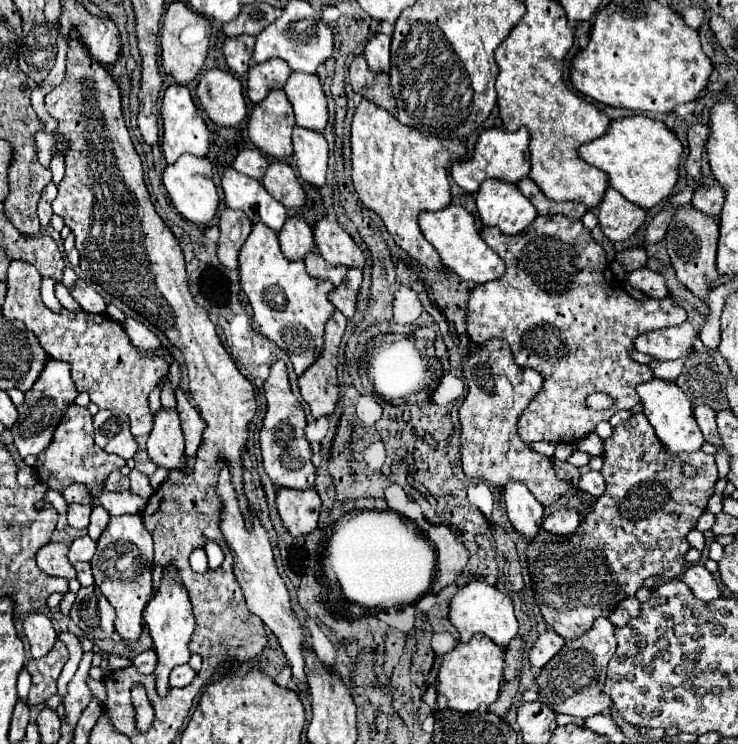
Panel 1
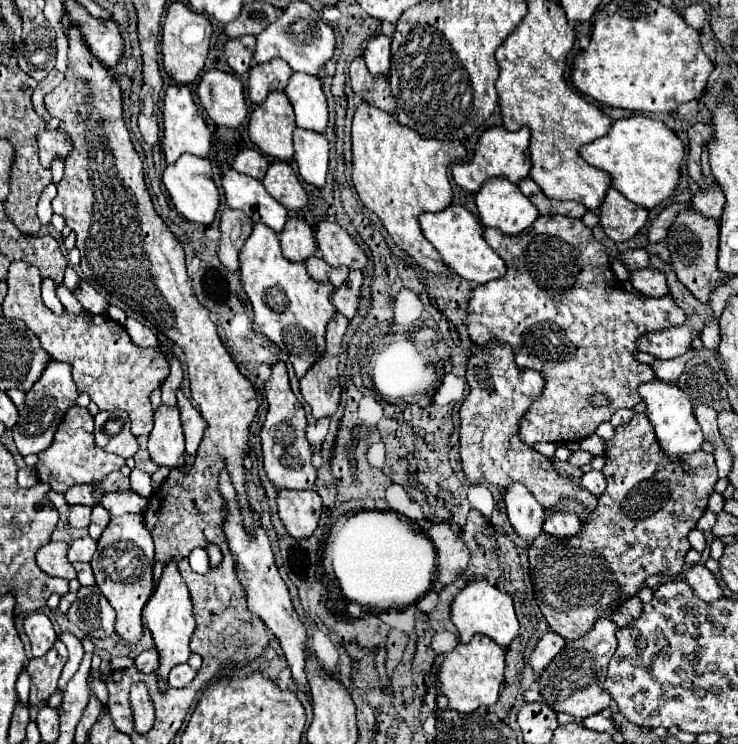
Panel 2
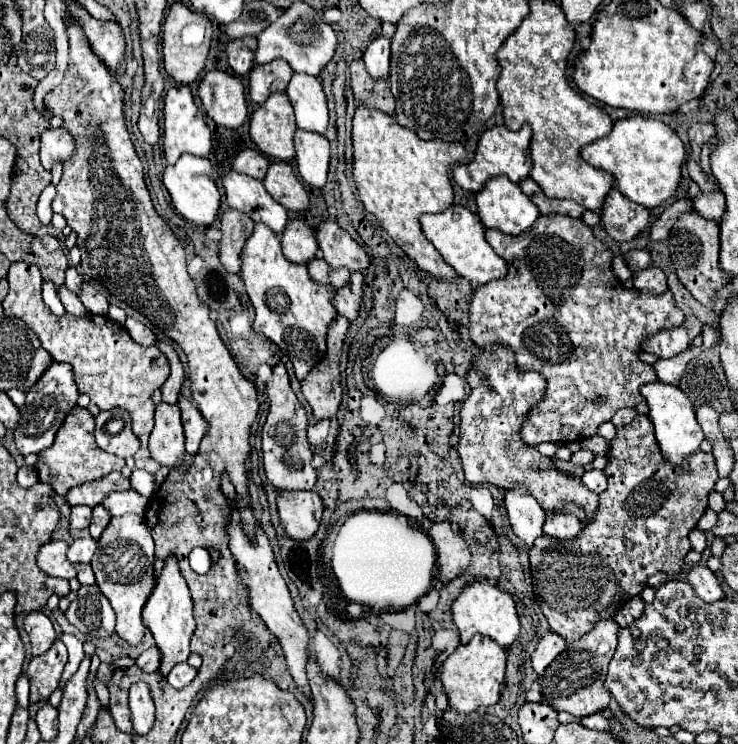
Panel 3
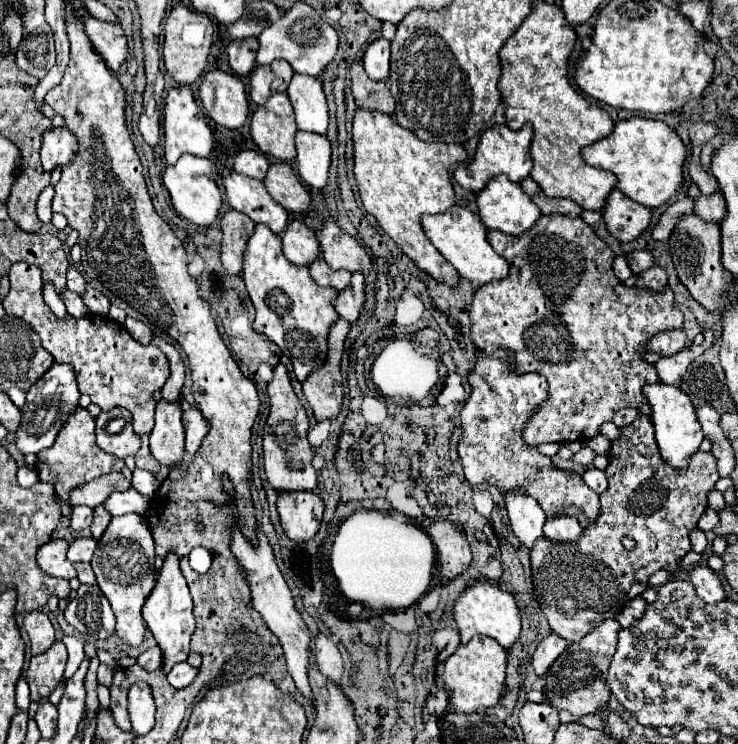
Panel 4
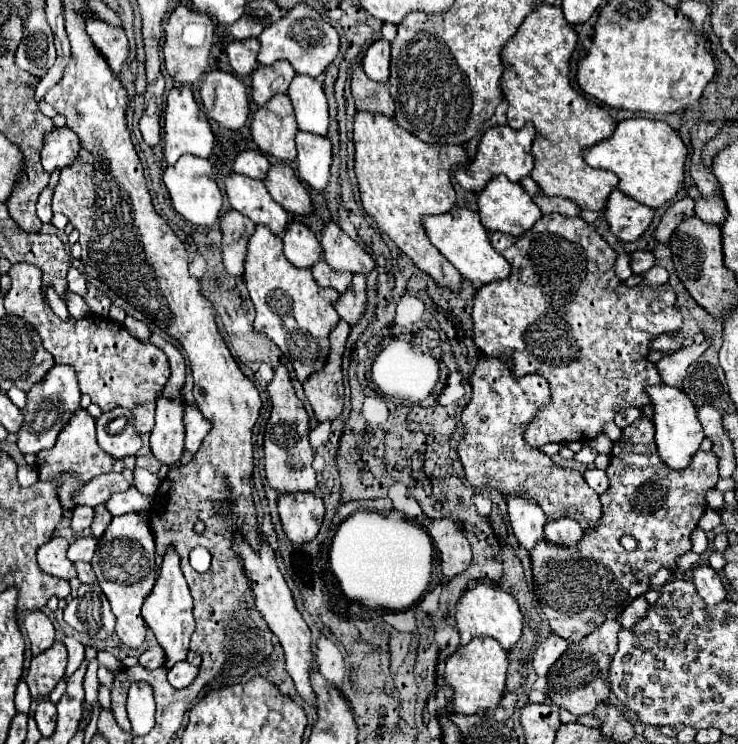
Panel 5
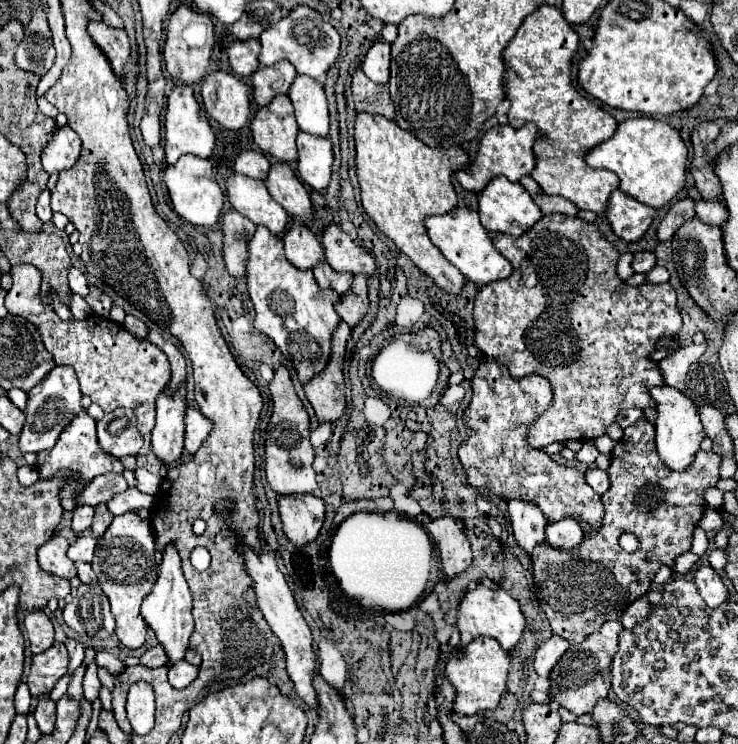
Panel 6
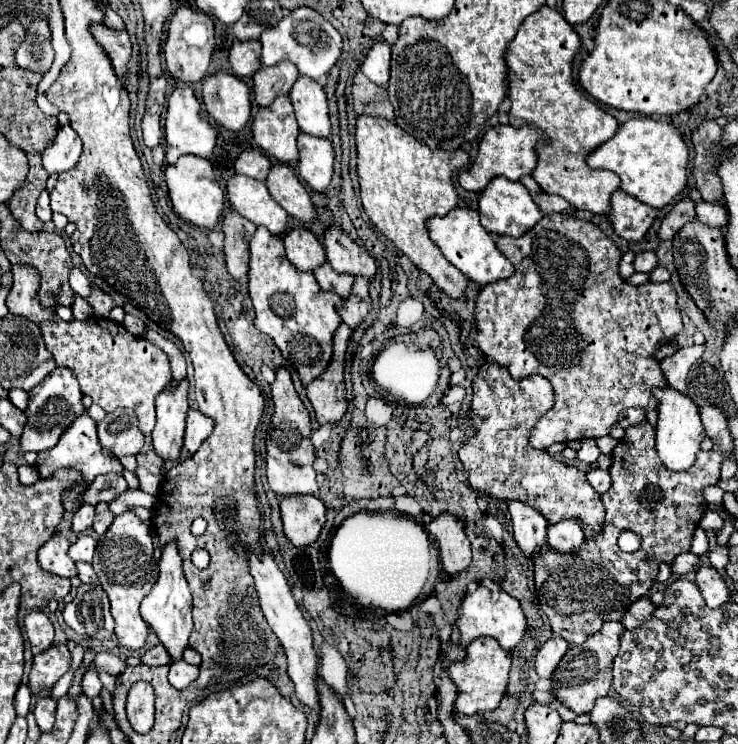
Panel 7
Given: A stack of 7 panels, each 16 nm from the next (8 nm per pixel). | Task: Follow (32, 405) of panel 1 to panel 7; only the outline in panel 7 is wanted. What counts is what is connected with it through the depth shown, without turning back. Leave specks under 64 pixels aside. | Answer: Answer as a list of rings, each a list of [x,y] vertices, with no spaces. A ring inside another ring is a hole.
[[[56,368],[52,372],[52,376],[48,376],[48,380],[44,380],[44,384],[38,384],[30,392],[30,402],[24,412],[28,416],[28,430],[24,430],[24,436],[20,436],[20,448],[24,452],[28,452],[28,450],[42,452],[42,450],[54,448],[58,444],[60,436],[72,424],[72,420],[76,420],[84,412],[86,412],[86,408],[82,406],[82,392],[78,388],[76,378],[72,376],[72,370]]]

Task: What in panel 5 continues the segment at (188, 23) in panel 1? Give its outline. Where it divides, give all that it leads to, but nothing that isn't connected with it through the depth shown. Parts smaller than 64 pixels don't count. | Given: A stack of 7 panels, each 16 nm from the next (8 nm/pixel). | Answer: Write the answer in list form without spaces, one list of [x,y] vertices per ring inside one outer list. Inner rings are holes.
[[[178,6],[170,14],[164,32],[166,32],[166,40],[162,52],[164,52],[164,64],[168,74],[182,84],[198,82],[208,68],[208,56],[214,44],[214,24],[210,16],[204,16],[202,12],[194,12],[186,6]]]

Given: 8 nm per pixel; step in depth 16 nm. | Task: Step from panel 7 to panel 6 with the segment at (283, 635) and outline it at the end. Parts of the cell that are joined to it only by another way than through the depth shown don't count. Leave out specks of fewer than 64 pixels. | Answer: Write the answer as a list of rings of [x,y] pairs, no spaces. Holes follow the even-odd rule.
[[[244,546],[242,552],[246,556],[248,574],[254,578],[254,590],[256,590],[256,596],[258,596],[258,608],[262,610],[268,626],[278,636],[278,640],[280,640],[280,644],[284,648],[286,664],[288,664],[288,676],[292,678],[292,682],[296,686],[296,696],[304,704],[308,704],[310,708],[318,710],[316,690],[314,690],[314,684],[312,684],[314,674],[316,674],[316,666],[318,666],[318,658],[316,658],[316,652],[312,648],[312,632],[310,632],[310,626],[306,624],[302,612],[296,606],[296,600],[292,596],[292,590],[286,584],[284,574],[278,570],[272,550],[262,548],[260,554],[254,554],[248,546]]]

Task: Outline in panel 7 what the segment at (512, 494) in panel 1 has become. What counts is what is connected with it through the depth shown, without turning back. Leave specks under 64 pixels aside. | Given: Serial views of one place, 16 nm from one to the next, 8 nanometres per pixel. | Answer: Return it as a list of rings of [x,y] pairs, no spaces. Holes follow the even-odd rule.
[[[510,502],[508,510],[512,514],[514,540],[522,554],[532,562],[538,556],[536,550],[548,546],[548,520],[524,502]]]

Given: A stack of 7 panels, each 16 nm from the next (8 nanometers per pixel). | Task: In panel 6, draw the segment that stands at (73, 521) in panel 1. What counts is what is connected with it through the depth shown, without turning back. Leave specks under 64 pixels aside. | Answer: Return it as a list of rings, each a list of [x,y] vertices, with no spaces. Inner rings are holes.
[[[78,506],[74,510],[74,518],[72,518],[72,530],[76,534],[88,530],[92,526],[92,518],[94,518],[94,506]]]

